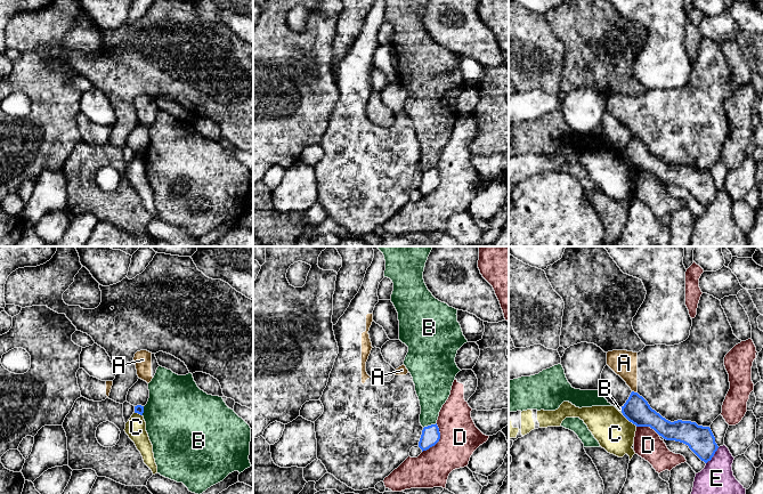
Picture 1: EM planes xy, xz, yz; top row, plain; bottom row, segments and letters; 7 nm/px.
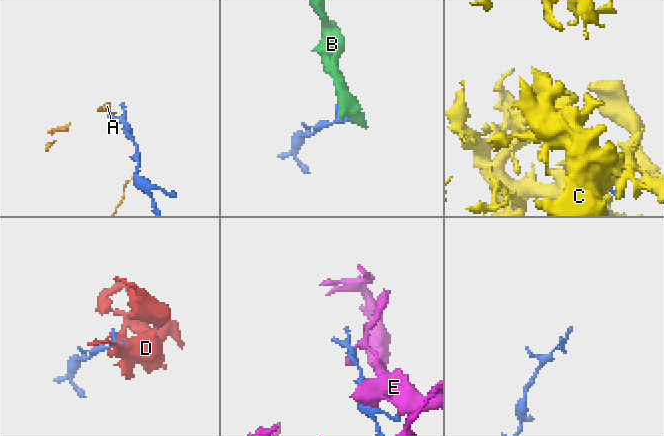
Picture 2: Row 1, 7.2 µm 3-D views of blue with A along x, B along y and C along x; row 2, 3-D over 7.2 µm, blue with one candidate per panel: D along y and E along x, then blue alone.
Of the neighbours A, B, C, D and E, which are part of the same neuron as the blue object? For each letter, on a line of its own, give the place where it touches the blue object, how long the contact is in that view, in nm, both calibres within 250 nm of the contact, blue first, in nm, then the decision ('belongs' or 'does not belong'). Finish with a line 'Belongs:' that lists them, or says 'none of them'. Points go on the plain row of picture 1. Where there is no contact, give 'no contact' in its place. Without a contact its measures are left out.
A: meets blue in yz at (633, 136); contact 40 nm long; 190 nm thick on the blue side, 180 nm on the other; does not belong
B: meets blue in xz at (429, 170); contact 100 nm long; 130 nm thick on the blue side, 220 nm on the other; does not belong
C: meets blue in yz at (630, 165); contact 140 nm long; 190 nm thick on the blue side, 260 nm on the other; does not belong
D: meets blue in xz at (438, 185); contact 240 nm long; 130 nm thick on the blue side, 280 nm on the other; does not belong
E: meets blue in yz at (713, 200); contact 150 nm long; 190 nm thick on the blue side, 320 nm on the other; does not belong
Belongs: none of them

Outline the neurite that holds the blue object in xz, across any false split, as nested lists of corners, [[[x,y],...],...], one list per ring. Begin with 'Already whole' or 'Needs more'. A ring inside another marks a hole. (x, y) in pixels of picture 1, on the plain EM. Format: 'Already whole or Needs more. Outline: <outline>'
Already whole. Outline: [[[436,169],[424,171],[419,186],[419,192],[423,195],[435,191],[440,184],[439,172]]]

